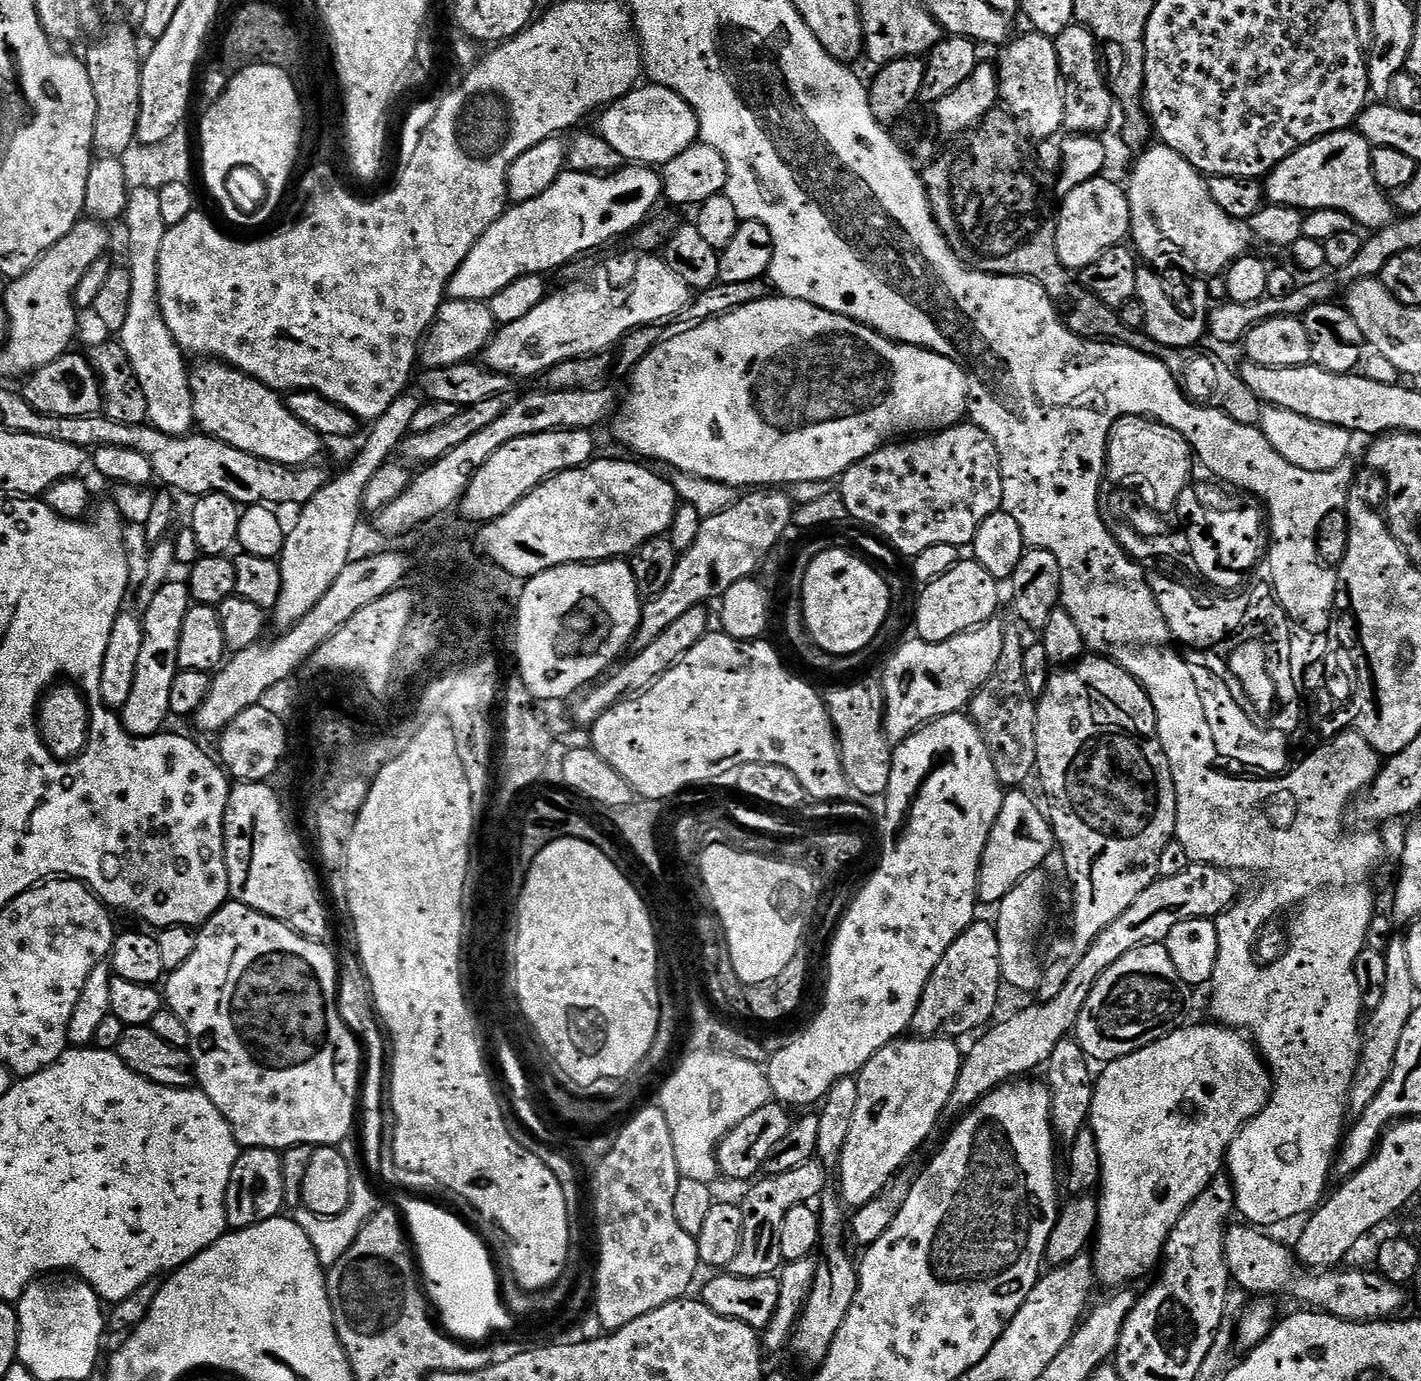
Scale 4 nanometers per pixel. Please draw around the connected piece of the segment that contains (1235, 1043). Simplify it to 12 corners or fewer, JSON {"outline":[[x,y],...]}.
{"outline":[[1189,1023],[1095,1077],[1095,1279],[1161,1263],[1274,1081]]}

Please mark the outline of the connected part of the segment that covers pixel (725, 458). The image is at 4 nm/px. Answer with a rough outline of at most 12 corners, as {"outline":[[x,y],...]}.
{"outline":[[776,294],[647,349],[611,421],[737,490],[965,419],[950,358]]}

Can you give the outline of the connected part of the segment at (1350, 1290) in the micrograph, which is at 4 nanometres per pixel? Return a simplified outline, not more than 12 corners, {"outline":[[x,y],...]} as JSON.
{"outline":[[1256,1226],[1224,1233],[1229,1277],[1293,1292],[1339,1320],[1395,1317],[1405,1289],[1375,1270],[1309,1270]]}

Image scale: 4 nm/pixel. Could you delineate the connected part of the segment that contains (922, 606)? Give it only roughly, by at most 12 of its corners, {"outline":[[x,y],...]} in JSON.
{"outline":[[975,558],[923,585],[916,632],[946,642],[997,615],[1001,585]]}

